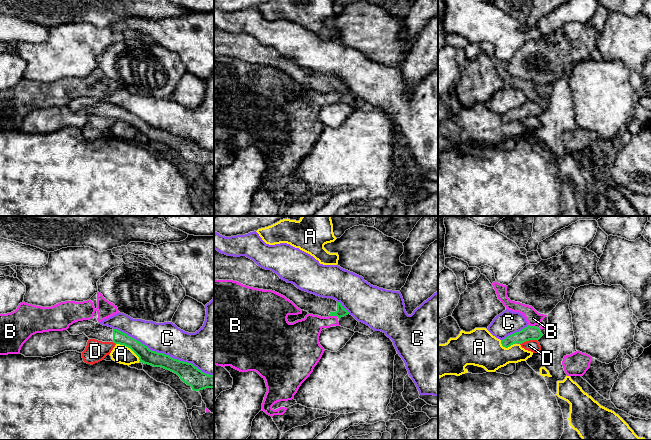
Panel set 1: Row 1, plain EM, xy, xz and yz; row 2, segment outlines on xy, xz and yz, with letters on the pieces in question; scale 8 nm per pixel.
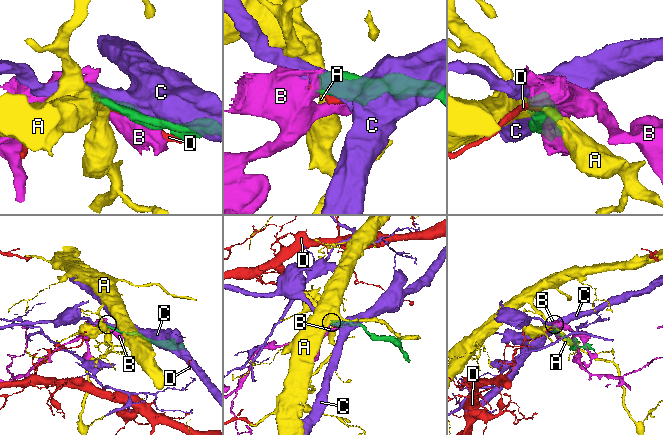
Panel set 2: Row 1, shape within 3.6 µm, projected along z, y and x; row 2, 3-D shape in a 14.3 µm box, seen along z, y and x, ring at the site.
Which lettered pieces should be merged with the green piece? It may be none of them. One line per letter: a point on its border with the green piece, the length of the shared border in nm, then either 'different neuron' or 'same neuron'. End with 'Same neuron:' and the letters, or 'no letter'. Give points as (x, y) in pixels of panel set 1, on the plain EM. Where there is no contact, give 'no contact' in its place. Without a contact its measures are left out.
A: meets green in xy at (129, 123); contact 240 nm long; different neuron
B: meets green in xz at (333, 91); contact 70 nm long; different neuron
C: meets green in xy at (162, 129); contact 900 nm long; different neuron
D: meets green in yz at (528, 116); contact 150 nm long; different neuron
Same neuron: no letter

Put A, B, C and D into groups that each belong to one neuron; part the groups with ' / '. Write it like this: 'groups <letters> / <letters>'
groups A / B / C / D

